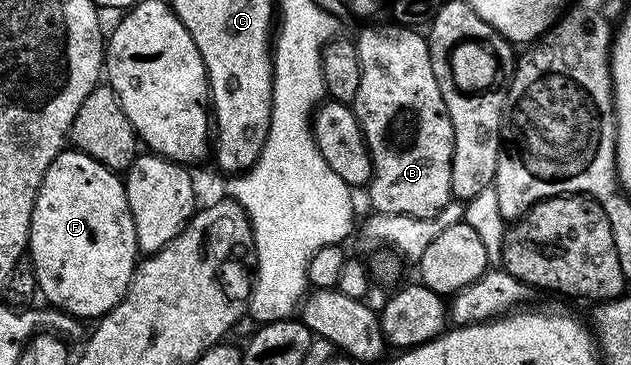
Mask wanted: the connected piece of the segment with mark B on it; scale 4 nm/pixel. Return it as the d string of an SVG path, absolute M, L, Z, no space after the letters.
M394 22L379 24L376 28L363 28L359 37L354 37L353 43L359 61L361 62L361 86L357 86L357 94L353 101L353 111L359 129L363 131L363 141L367 144L367 153L371 155L371 179L366 185L365 191L371 199L371 204L376 213L385 215L409 215L413 218L431 219L442 210L447 203L453 200L451 195L451 163L453 162L453 122L449 122L449 114L445 110L445 102L441 98L441 90L437 78L433 74L433 62L431 52L427 48L427 36L422 31L411 26L400 26Z

